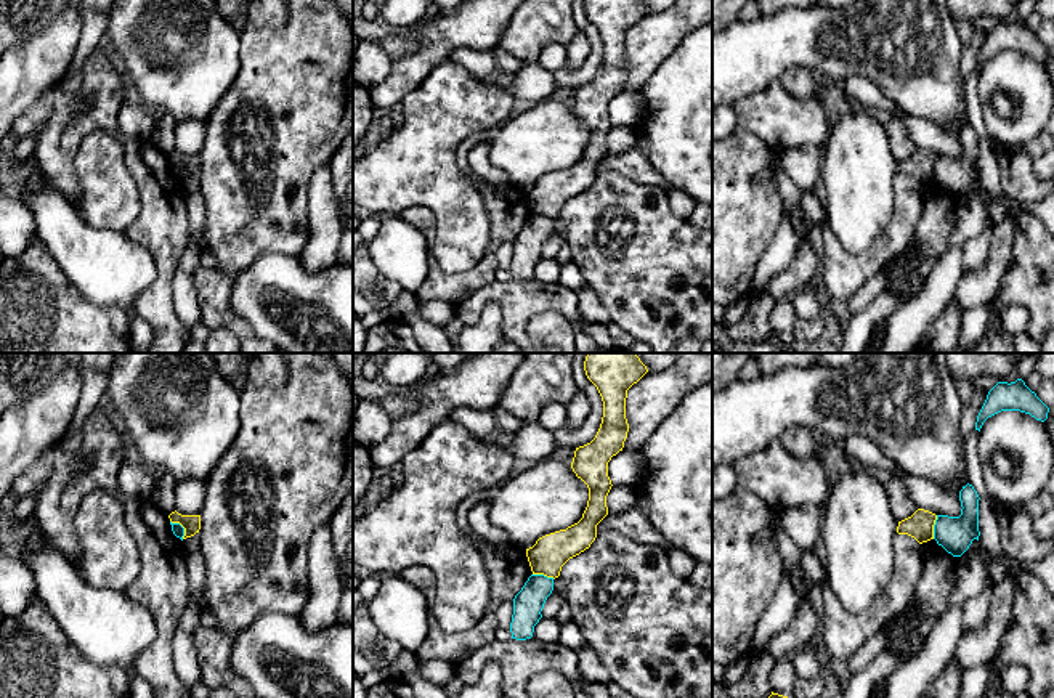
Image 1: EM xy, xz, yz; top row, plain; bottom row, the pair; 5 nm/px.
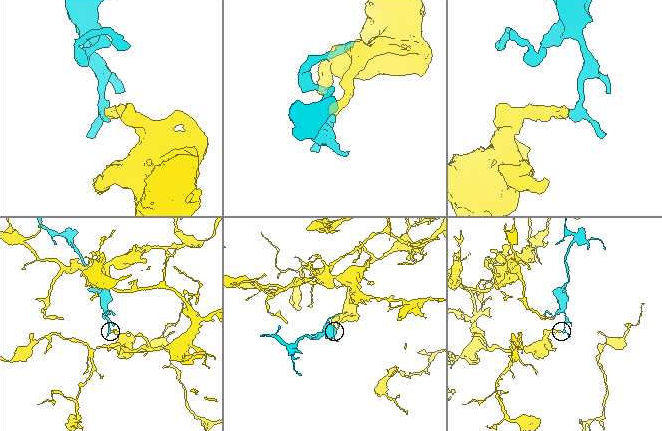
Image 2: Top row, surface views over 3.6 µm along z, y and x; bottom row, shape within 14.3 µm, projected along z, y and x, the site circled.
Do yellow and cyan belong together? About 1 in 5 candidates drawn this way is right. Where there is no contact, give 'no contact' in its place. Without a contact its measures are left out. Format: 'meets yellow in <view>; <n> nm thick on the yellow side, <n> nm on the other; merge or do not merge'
meets yellow in xy; 90 nm thick on the yellow side, 60 nm on the other; do not merge

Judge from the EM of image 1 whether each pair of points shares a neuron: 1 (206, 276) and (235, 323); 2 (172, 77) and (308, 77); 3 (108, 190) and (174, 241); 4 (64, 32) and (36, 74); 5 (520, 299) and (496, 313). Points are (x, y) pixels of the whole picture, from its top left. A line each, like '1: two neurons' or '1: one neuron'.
1: one neuron
2: two neurons
3: two neurons
4: one neuron
5: two neurons

